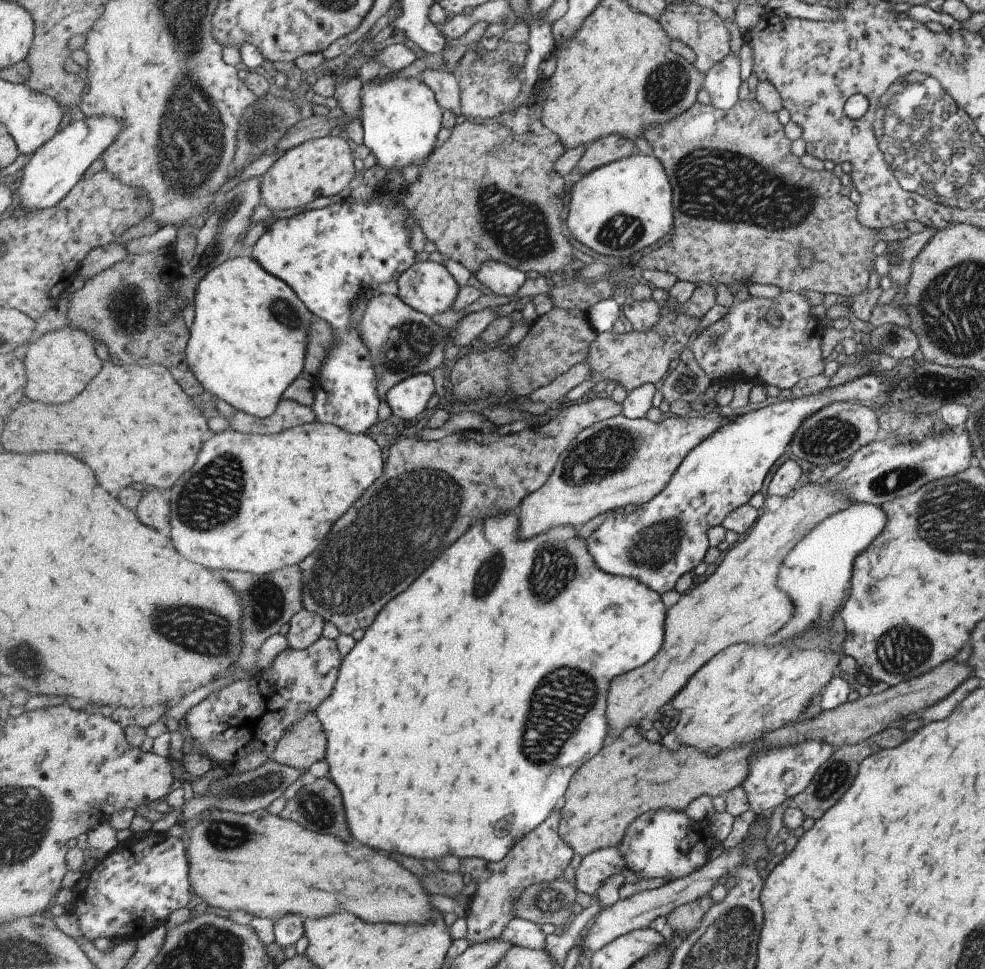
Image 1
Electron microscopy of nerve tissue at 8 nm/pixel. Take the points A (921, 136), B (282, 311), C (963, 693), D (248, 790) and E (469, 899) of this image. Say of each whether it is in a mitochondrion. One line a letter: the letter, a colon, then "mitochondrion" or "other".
A: mitochondrion
B: mitochondrion
C: other
D: mitochondrion
E: other

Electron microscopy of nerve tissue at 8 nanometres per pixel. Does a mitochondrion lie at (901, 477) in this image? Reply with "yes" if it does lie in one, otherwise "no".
yes

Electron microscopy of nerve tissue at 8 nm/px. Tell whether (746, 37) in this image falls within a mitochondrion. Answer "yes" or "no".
no

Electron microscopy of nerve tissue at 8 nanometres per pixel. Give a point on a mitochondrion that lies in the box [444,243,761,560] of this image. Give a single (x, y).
(606, 453)

